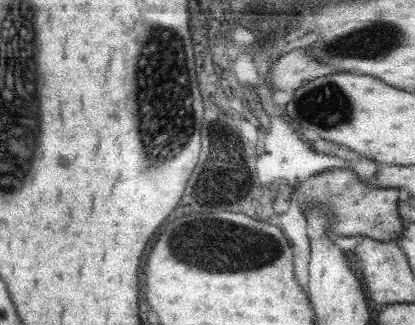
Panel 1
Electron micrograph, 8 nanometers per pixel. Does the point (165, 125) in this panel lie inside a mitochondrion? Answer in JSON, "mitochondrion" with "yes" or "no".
{"mitochondrion":"yes"}

